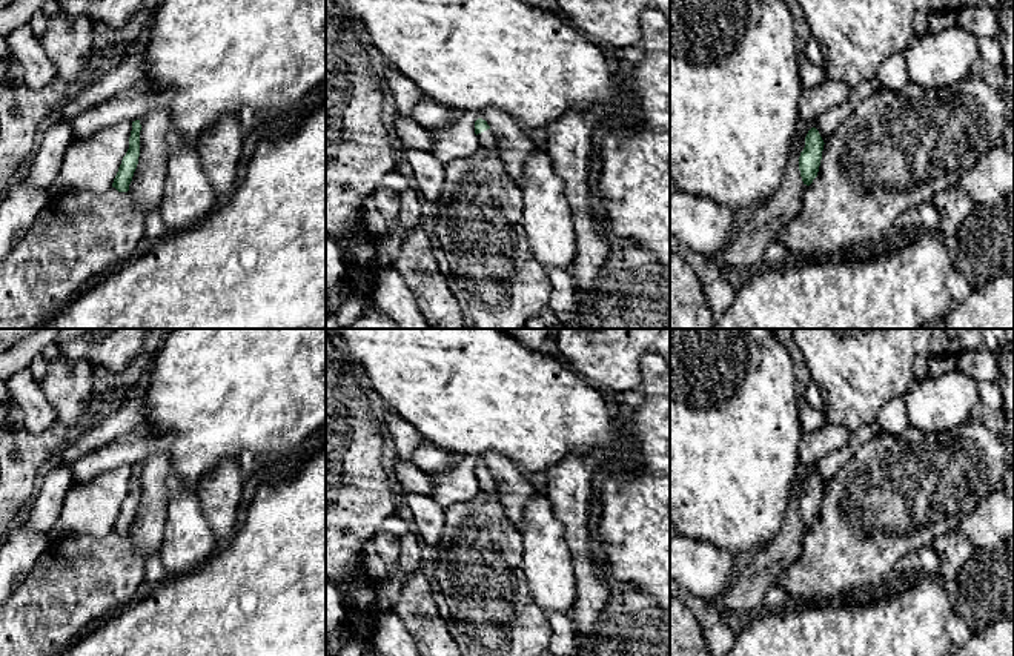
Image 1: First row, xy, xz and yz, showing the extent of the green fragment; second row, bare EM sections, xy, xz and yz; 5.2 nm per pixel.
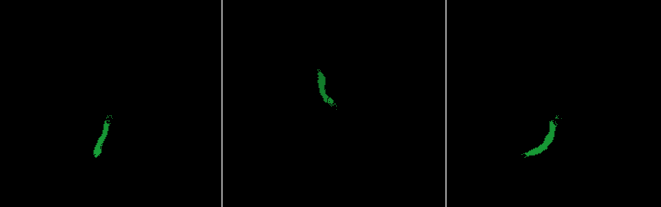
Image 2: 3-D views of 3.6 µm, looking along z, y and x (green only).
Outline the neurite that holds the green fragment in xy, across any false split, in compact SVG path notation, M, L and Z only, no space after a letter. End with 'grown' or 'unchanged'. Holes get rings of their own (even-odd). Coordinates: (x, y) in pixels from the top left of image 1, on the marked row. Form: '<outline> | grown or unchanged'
M140 120L132 121L129 149L126 155L123 157L118 172L112 183L112 187L115 187L118 192L129 191L129 184L137 169L138 157L140 157L140 131L141 131Z | unchanged

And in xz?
M478 118L475 121L475 134L478 135L481 147L490 151L490 152L498 152L496 141L493 137L493 132L490 126L487 124L485 120Z | grown

